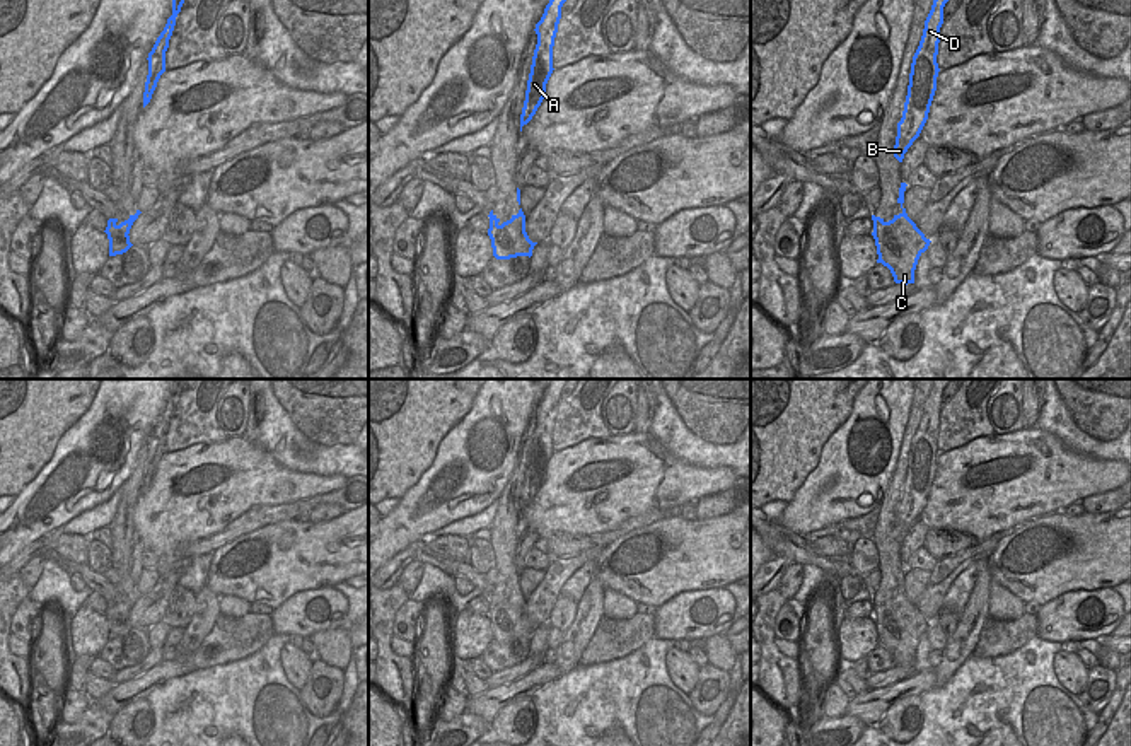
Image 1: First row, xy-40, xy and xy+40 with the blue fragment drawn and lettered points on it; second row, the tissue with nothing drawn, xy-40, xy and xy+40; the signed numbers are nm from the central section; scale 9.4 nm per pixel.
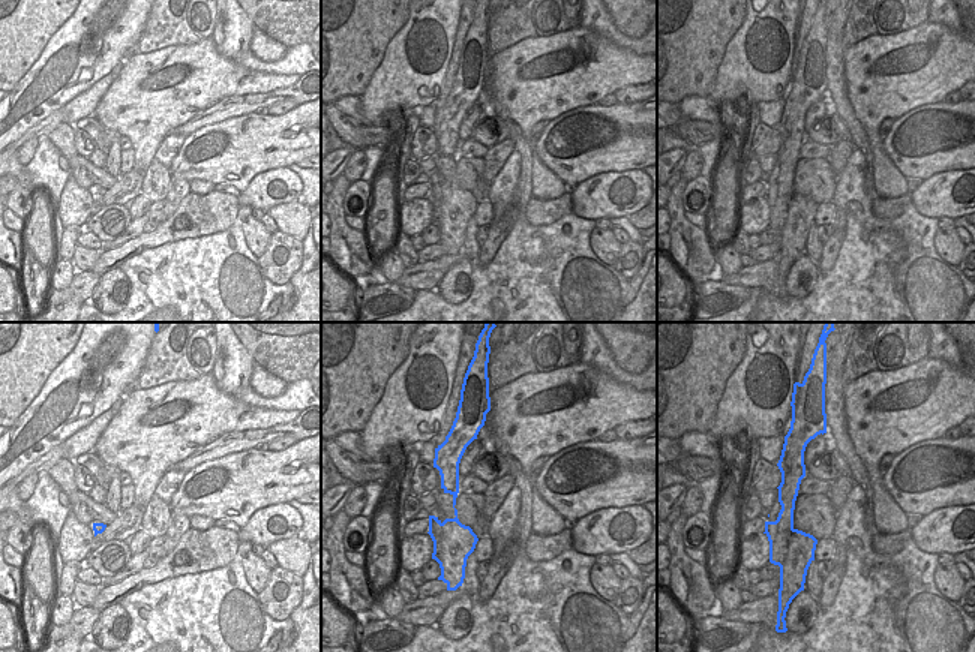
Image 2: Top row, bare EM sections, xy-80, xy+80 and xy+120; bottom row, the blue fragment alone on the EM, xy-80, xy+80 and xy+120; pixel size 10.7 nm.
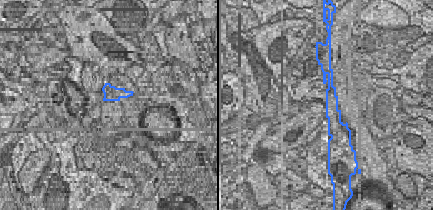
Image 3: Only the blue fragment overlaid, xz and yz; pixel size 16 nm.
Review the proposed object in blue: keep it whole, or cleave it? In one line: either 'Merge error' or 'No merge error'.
Merge error.

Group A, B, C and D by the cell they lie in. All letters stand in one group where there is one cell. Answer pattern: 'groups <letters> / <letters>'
groups A B D / C

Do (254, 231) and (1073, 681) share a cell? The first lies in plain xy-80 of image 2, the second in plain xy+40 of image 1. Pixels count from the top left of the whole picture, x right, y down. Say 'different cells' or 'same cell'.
same cell

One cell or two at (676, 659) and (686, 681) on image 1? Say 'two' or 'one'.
one

